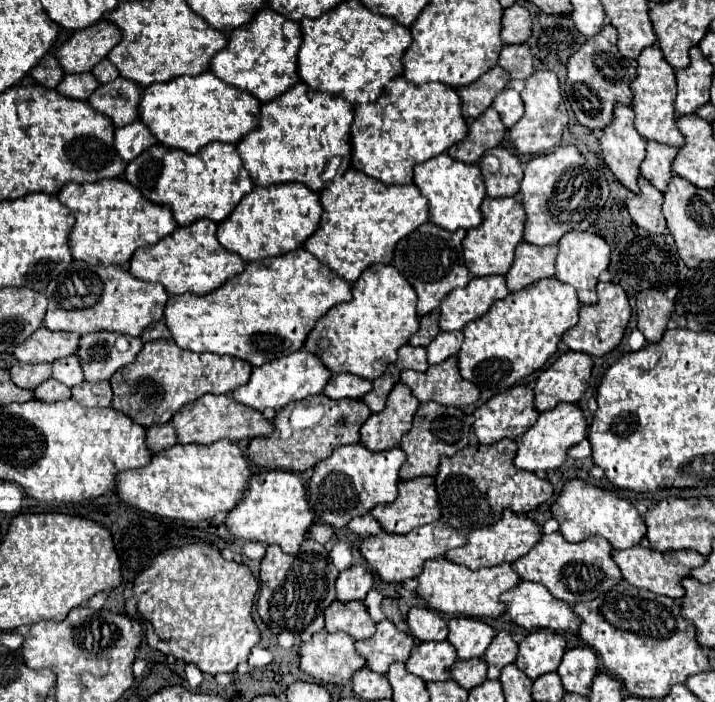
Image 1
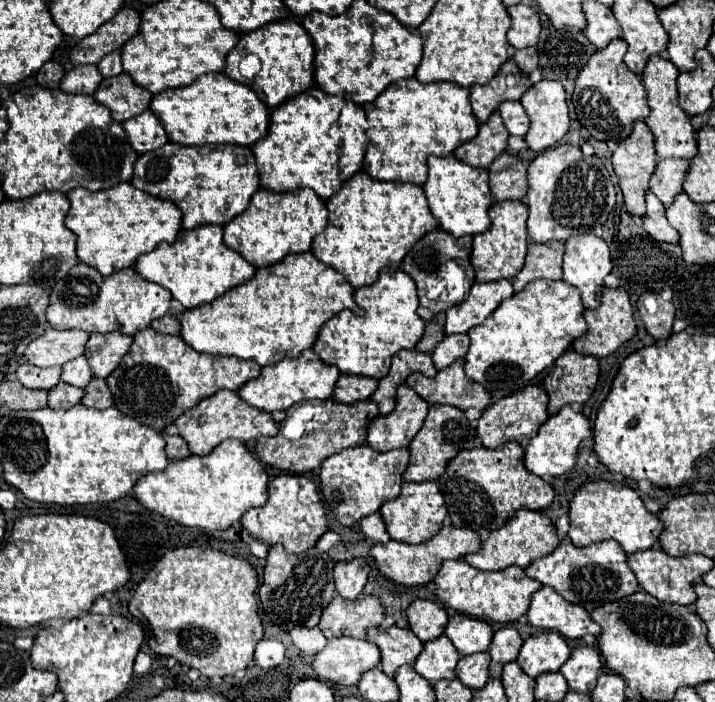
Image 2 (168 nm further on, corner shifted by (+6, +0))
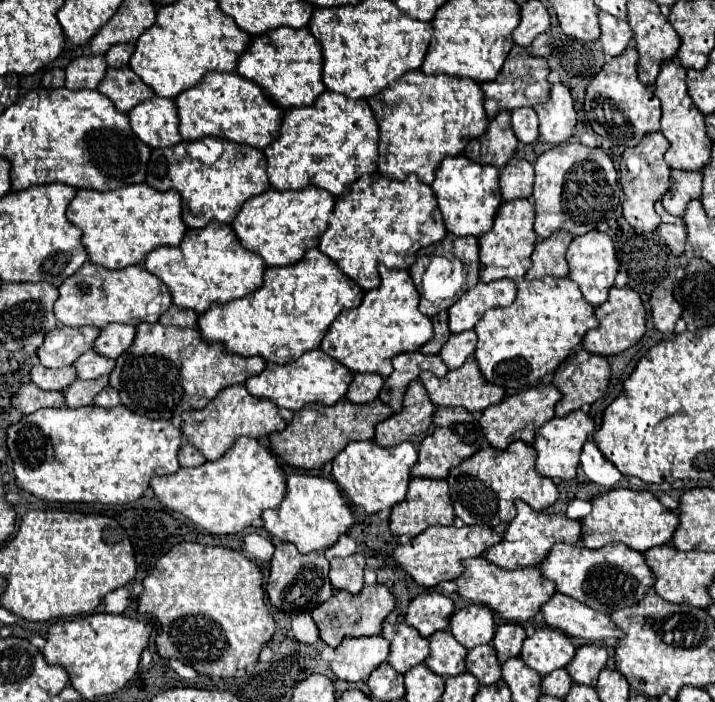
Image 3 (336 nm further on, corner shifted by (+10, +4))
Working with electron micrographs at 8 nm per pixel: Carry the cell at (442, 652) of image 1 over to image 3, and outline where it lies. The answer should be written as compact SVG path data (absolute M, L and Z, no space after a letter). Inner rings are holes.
M449 630L435 632L429 638L431 654L425 658L425 666L439 676L457 676L465 672L465 656L467 650L453 638Z

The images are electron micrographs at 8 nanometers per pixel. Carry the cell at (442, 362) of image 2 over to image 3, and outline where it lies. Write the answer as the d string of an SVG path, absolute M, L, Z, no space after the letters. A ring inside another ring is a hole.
M467 330L465 334L451 334L439 356L443 358L447 368L453 370L459 368L475 352L475 344L477 336L473 330Z

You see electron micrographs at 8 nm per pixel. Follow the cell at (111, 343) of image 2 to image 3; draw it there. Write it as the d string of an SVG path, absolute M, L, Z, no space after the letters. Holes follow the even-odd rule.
M109 324L101 330L99 338L93 342L93 352L105 356L105 358L117 358L123 354L135 338L135 326L129 324Z

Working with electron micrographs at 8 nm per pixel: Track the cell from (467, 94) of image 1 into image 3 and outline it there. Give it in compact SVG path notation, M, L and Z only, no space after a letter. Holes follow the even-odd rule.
M515 44L507 56L507 62L503 64L501 72L497 74L497 78L481 84L481 90L485 96L487 118L491 120L497 114L497 110L513 110L519 106L535 106L535 104L545 102L549 98L547 72L549 72L549 66L547 66L545 58L533 58L529 54L529 50Z

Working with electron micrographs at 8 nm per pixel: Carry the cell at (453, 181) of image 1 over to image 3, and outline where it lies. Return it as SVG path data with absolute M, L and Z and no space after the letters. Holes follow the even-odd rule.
M447 156L435 170L435 180L431 184L439 210L443 214L445 226L455 236L481 236L491 230L495 210L501 204L499 192L499 170L495 166L477 164L465 156Z

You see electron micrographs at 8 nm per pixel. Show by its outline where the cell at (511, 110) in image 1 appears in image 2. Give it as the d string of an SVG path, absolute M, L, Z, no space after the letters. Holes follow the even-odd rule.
M503 102L499 106L499 112L503 116L503 122L505 122L509 134L525 138L525 134L529 130L529 116L527 116L525 108L521 106L521 102Z

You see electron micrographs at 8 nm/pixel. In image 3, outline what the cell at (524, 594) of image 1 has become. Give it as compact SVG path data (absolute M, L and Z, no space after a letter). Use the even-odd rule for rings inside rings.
M555 592L545 604L541 614L547 626L565 632L567 636L585 638L589 642L603 642L607 638L621 638L623 632L603 612L597 612L565 594Z

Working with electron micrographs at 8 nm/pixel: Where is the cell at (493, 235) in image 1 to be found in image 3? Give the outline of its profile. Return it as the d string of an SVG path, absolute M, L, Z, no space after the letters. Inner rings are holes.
M511 200L511 202L501 202L495 214L495 224L493 228L479 238L479 280L481 282L493 282L499 278L509 278L509 280L521 280L527 268L531 266L531 252L535 248L537 236L533 232L533 218L535 210L529 200Z

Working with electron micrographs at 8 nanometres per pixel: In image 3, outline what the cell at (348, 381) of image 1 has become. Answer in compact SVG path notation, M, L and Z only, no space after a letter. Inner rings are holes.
M355 374L347 390L347 400L357 404L371 402L379 396L381 386L383 386L383 376L379 374Z

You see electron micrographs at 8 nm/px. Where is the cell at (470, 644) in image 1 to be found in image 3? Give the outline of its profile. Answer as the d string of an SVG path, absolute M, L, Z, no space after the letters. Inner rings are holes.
M465 606L451 616L449 630L467 650L479 644L489 644L495 634L493 612L487 606Z

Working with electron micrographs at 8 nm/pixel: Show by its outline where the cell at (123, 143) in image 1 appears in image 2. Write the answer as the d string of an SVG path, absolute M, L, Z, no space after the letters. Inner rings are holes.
M145 110L145 114L129 118L127 122L123 122L123 126L131 146L139 154L157 150L169 142L169 136L165 134L161 120L157 120L157 116L151 110Z

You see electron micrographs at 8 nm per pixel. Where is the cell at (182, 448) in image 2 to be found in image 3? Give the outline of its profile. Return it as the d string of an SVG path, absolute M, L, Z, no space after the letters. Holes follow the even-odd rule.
M189 442L181 444L181 450L179 450L179 464L181 466L201 466L203 462L205 462L205 458L197 448L193 448Z

